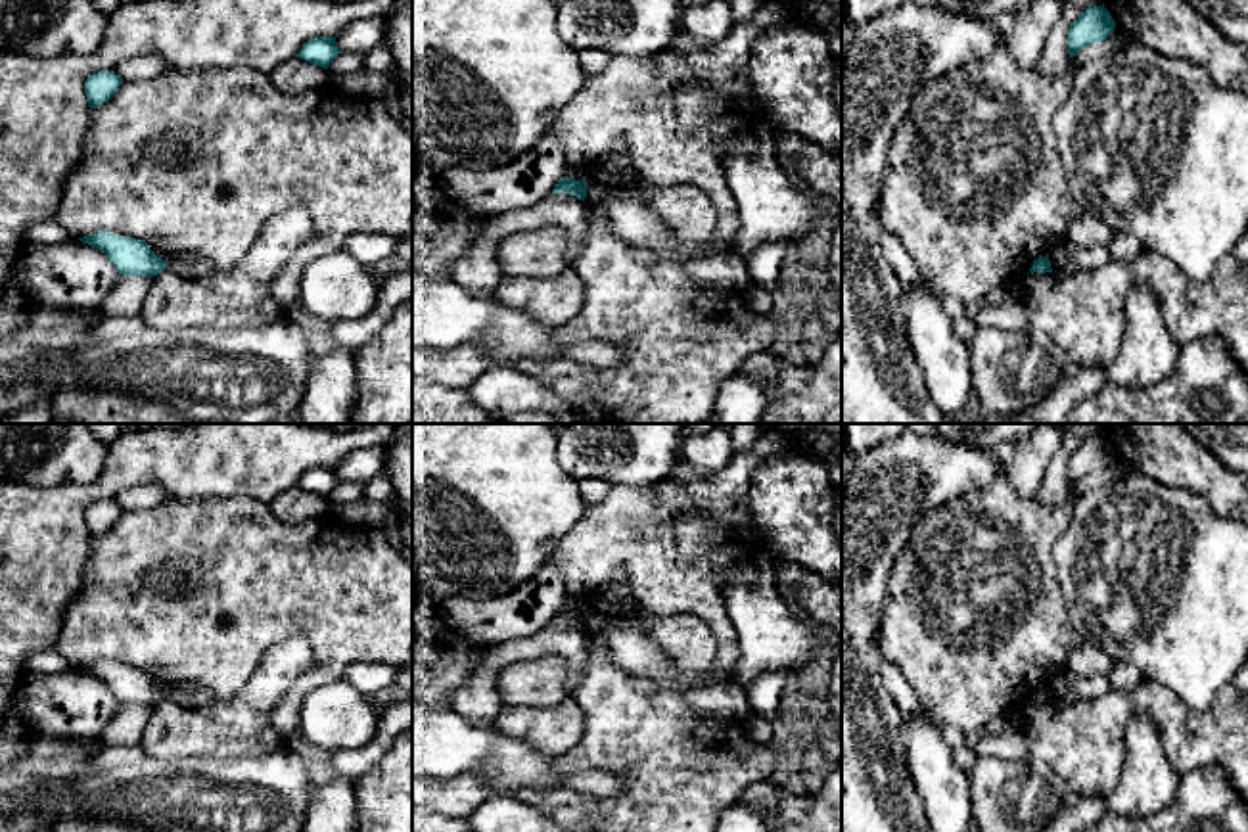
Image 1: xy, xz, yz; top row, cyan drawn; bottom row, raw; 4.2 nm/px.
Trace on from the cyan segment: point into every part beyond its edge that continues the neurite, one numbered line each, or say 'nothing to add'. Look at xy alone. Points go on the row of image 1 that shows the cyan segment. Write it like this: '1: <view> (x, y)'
nothing to add

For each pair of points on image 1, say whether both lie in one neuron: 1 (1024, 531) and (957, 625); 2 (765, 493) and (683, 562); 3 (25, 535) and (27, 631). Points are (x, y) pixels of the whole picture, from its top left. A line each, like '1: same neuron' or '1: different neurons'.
1: same neuron
2: different neurons
3: same neuron

